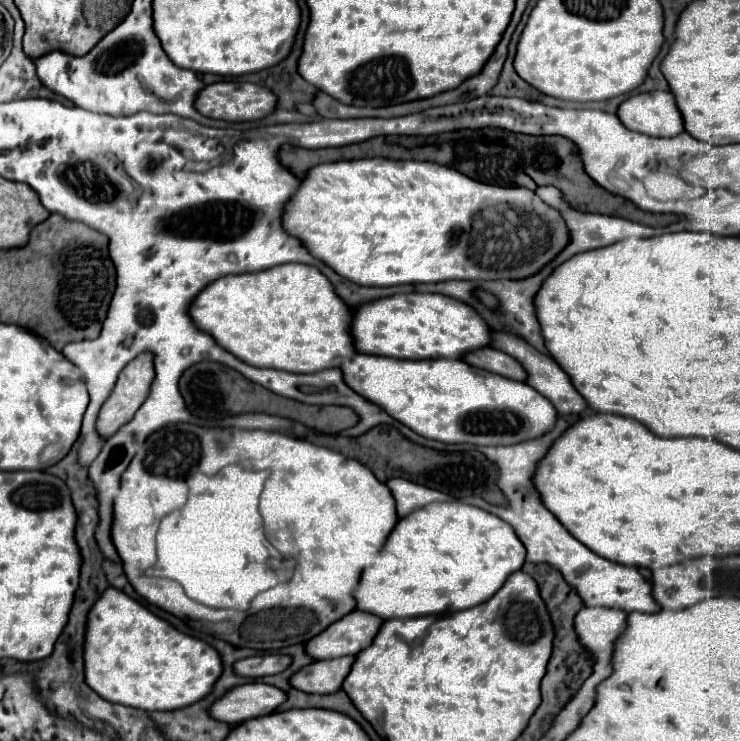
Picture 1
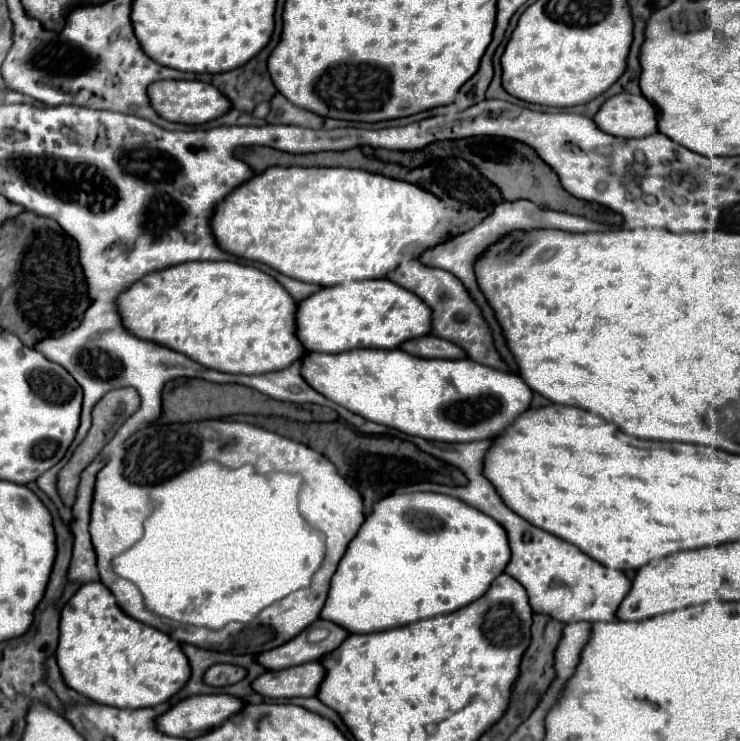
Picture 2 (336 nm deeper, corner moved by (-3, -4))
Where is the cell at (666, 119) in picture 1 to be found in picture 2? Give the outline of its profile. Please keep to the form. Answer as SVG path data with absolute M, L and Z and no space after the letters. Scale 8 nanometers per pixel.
M619 93L603 103L603 107L593 117L597 127L615 137L649 137L657 133L657 113L655 107L643 95Z

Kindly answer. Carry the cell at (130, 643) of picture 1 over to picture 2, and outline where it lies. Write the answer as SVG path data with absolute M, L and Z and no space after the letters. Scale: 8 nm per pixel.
M101 581L85 583L65 603L59 629L57 663L61 675L71 689L95 703L119 709L155 707L179 693L191 677L181 645L123 613L113 593Z

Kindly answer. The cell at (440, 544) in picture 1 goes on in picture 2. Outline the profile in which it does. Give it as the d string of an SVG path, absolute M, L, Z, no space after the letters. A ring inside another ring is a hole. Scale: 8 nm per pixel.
M439 493L389 495L375 503L373 513L365 519L359 533L349 543L349 549L331 579L329 597L321 611L321 617L339 623L347 631L353 629L349 633L375 633L403 627L419 619L451 613L483 597L495 577L505 571L509 559L511 549L503 527L499 527L495 519L483 515L479 509ZM411 513L427 515L423 515L425 519L415 519L417 515Z

